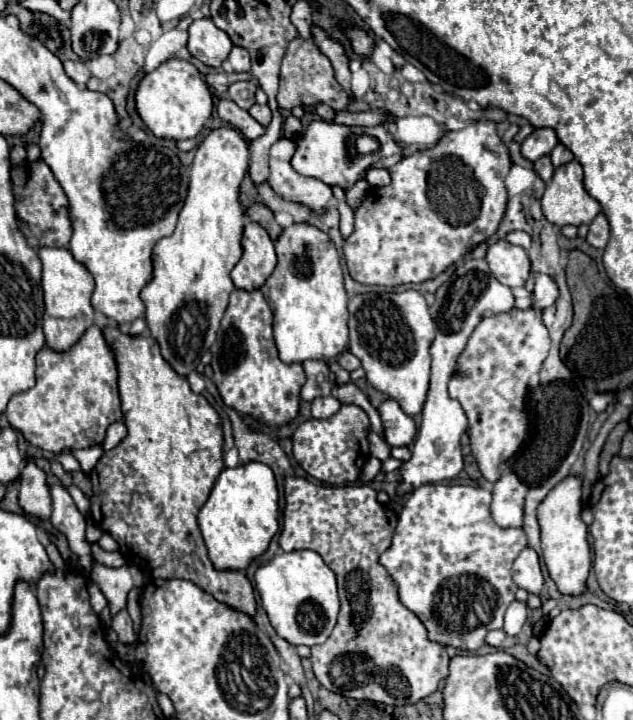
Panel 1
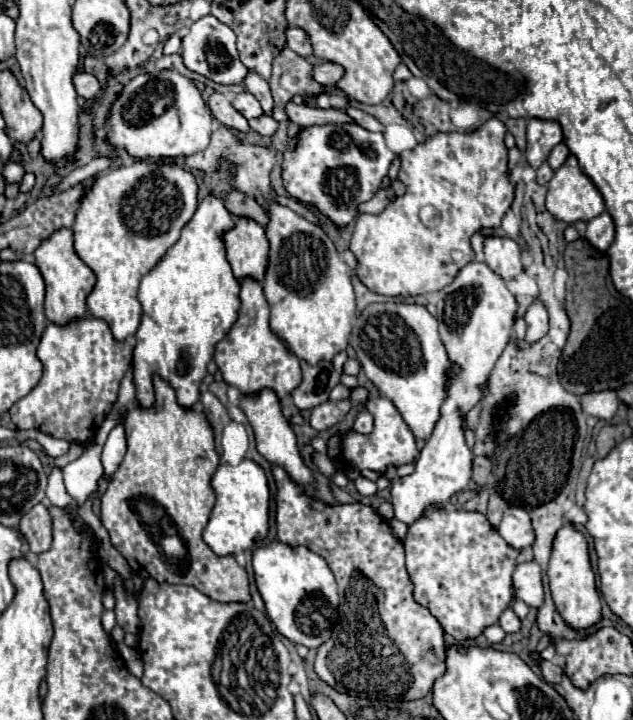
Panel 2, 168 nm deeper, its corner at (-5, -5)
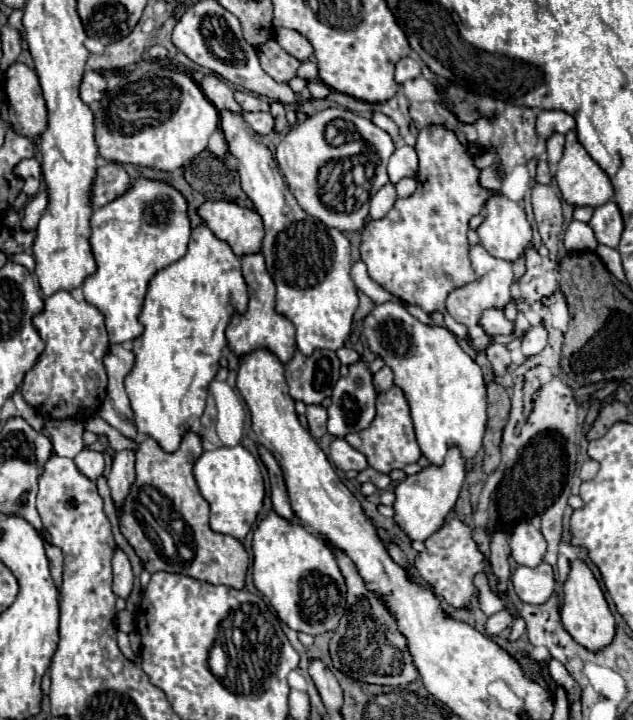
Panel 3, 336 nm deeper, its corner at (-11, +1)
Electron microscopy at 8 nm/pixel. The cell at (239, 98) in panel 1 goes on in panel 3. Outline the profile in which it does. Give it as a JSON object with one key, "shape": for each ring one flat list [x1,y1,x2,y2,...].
{"shape":[[236,91,234,97,236,97,236,101,240,103,240,107,244,111,268,111,270,109,268,101,264,101,262,97,258,97,250,91]]}

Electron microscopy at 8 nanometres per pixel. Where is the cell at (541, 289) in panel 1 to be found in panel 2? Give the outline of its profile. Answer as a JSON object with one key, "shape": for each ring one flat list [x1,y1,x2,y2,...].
{"shape":[[534,301,530,305,530,309,526,311,524,319,526,319,526,325,528,325,524,341,532,345,532,343,540,341,546,335,546,331,548,331,548,313,546,313,546,307,540,301]]}

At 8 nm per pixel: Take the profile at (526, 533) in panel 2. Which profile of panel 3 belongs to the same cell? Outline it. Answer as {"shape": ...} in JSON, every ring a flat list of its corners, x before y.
{"shape":[[520,521,514,527,510,535,510,547,516,563,528,567,536,567,546,553,544,535,534,527,532,521]]}

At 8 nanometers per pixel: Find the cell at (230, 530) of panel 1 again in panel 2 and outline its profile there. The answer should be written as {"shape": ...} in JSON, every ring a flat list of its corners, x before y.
{"shape":[[242,459,238,465,222,463,212,475,212,489,216,503,208,525,204,527,204,541,216,555,236,555,268,535,268,503,270,491,262,467,250,459]]}

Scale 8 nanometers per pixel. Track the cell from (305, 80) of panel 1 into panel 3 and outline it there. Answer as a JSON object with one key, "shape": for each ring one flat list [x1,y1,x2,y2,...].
{"shape":[[274,39,272,41,266,41,256,51,258,51,258,57,260,57,262,69,276,83,284,83,286,85,286,83,290,83,290,79,296,77,296,71,300,67,300,61,296,57,292,57,290,53,286,53]]}

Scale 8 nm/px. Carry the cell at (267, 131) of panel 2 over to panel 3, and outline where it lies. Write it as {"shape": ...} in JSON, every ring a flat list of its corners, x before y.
{"shape":[[244,113,244,117,260,135,268,135,274,131,274,117,270,113]]}

